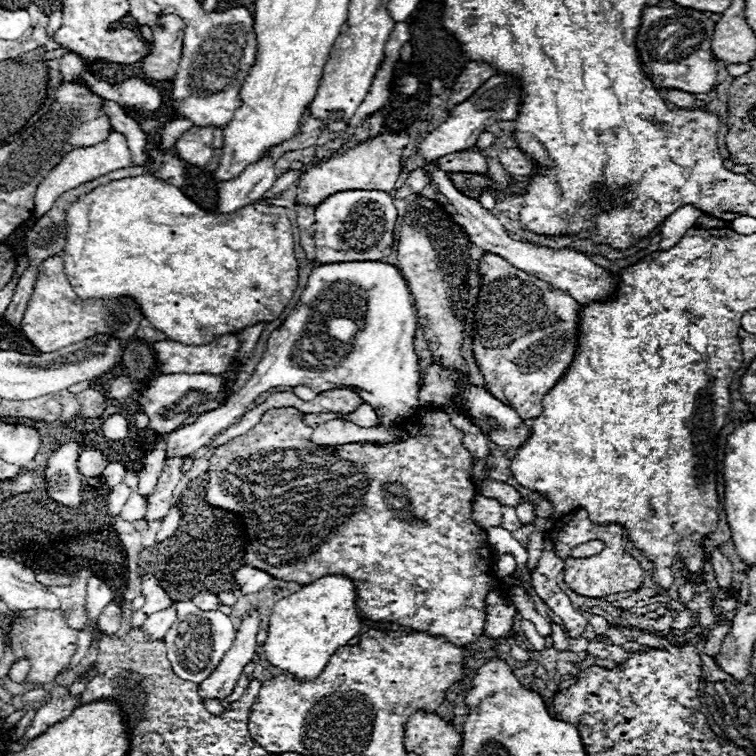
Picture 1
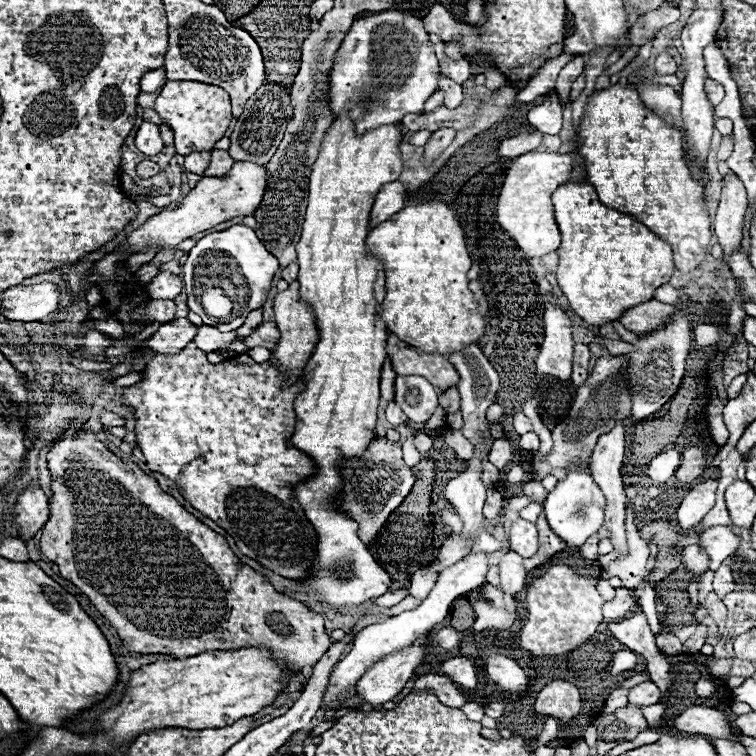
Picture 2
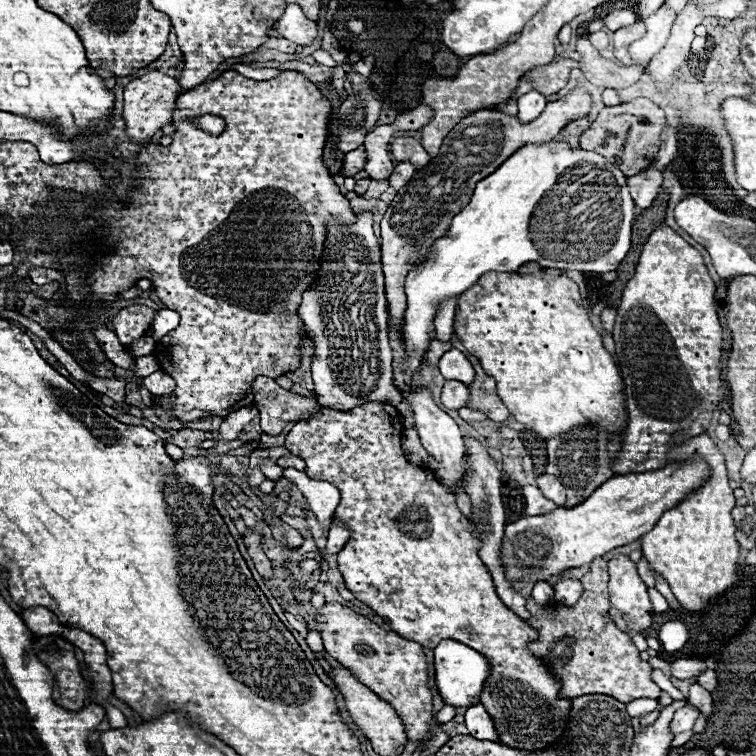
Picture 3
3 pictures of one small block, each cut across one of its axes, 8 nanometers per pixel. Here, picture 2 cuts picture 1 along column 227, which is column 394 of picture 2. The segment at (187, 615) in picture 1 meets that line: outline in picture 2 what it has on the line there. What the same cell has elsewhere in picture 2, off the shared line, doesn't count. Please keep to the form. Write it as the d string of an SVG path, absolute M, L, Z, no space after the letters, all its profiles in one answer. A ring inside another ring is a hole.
M486 554L466 556L458 564L446 568L446 572L440 572L440 576L436 580L436 586L432 588L432 592L428 594L428 598L418 608L414 608L410 612L408 610L406 612L400 612L396 616L390 616L384 622L378 622L378 624L372 624L372 626L366 626L364 630L360 630L354 636L352 650L330 670L328 686L326 686L324 698L320 702L320 712L326 712L326 710L334 708L334 704L342 698L342 694L348 692L352 686L356 686L356 682L362 678L362 674L366 670L370 670L378 660L382 660L384 656L394 654L394 652L398 652L402 648L412 646L422 634L428 634L438 622L442 622L448 616L450 604L456 598L460 598L462 594L468 594L474 588L482 586L484 578L486 578L486 572L488 572L488 558L486 558Z

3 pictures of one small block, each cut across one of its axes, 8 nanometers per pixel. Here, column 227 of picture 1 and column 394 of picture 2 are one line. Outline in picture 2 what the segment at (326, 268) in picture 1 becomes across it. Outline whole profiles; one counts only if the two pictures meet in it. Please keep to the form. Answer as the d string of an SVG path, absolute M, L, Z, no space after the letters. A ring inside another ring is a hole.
M390 402L390 404L388 404L388 408L386 408L386 420L390 422L392 428L398 428L398 426L402 426L402 424L408 422L408 420L406 420L406 414L398 408L396 402Z

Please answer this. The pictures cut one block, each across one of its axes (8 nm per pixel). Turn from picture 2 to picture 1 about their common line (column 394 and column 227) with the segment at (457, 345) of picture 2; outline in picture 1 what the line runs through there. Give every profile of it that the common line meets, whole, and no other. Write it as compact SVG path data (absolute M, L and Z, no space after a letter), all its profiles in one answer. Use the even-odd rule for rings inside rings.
M144 174L144 176L134 176L134 178L122 178L122 180L114 180L110 184L104 184L96 190L92 190L90 194L82 196L68 212L66 212L66 224L68 224L68 244L62 252L64 256L64 272L70 278L70 284L74 288L74 292L80 298L112 298L112 296L132 296L136 298L136 302L142 306L144 316L160 330L164 332L168 338L188 344L188 346L198 346L198 344L210 344L212 340L216 340L218 336L224 334L236 334L242 328L254 326L258 322L272 322L276 320L288 306L288 302L294 296L294 290L298 288L298 270L300 270L300 262L296 258L296 250L294 250L294 236L292 236L292 222L286 216L284 208L278 206L262 206L262 204L248 204L244 208L240 208L238 212L232 214L214 214L214 212L206 212L202 210L196 202L192 202L188 196L182 194L180 188L152 176L152 174Z

